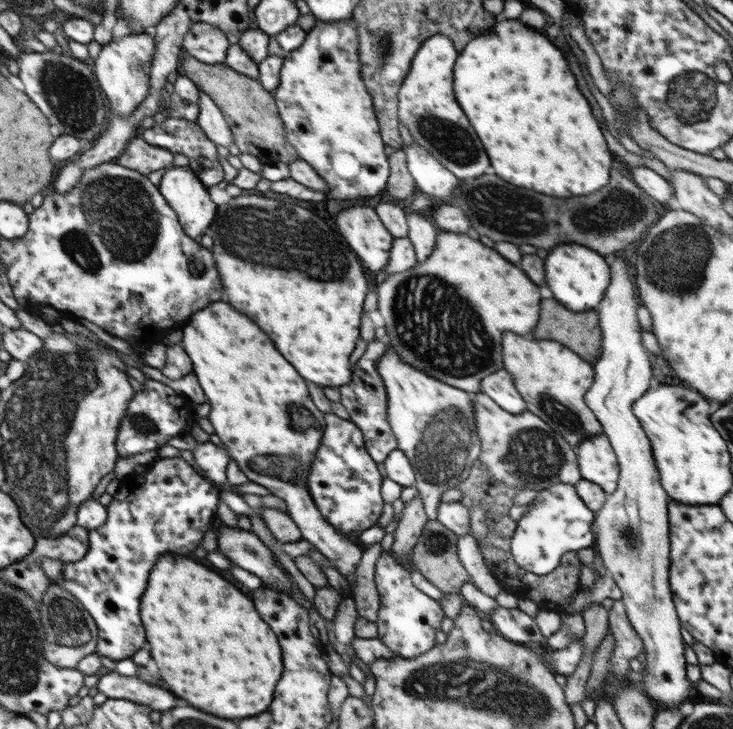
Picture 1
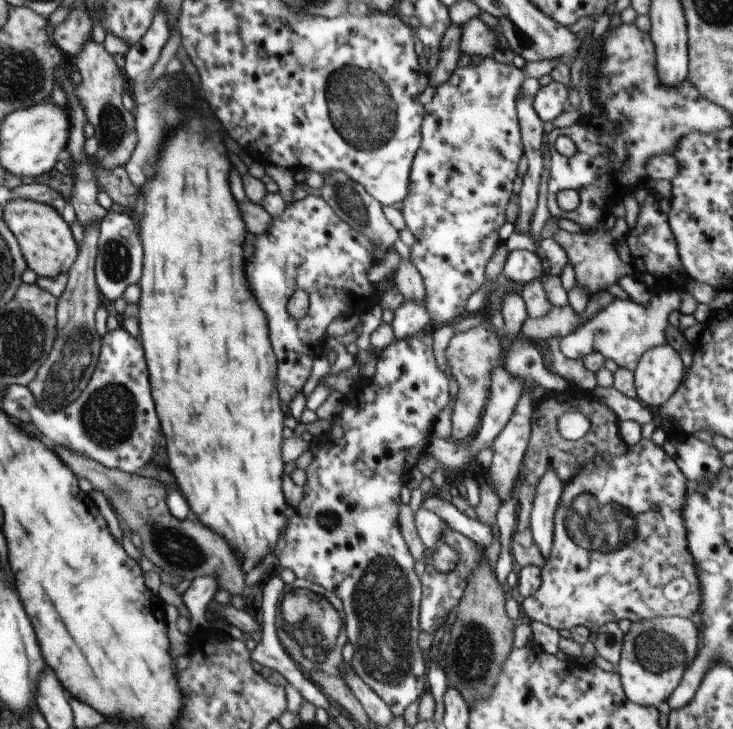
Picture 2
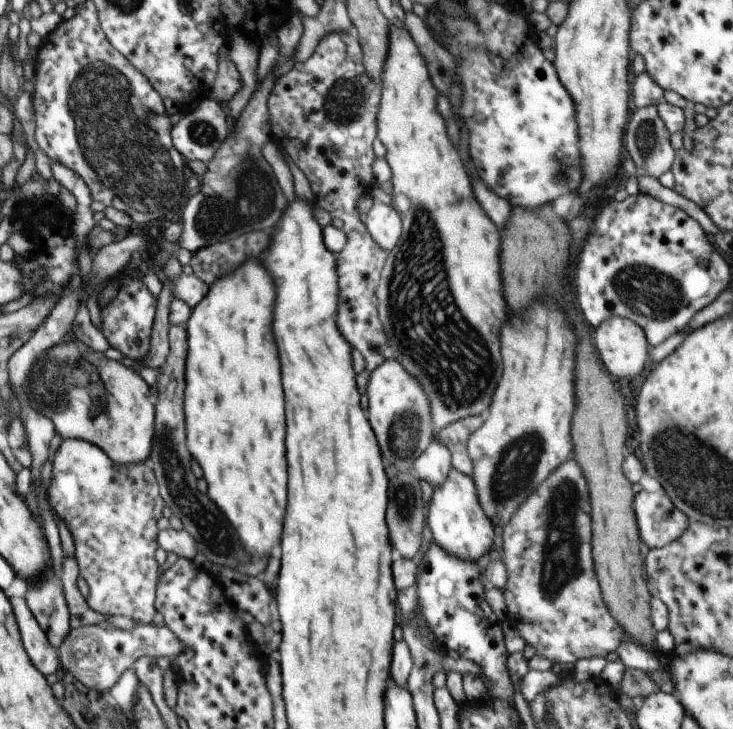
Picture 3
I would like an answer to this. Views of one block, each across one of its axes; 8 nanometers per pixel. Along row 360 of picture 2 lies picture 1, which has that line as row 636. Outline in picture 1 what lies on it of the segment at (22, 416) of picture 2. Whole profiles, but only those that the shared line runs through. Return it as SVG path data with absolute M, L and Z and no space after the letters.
M181 457L161 458L149 466L147 473L140 475L132 472L121 481L121 490L106 507L106 522L89 530L87 554L78 562L64 563L63 577L56 583L52 582L75 596L95 620L99 630L95 653L115 661L130 658L142 648L142 644L146 644L146 634L138 612L142 610L140 600L143 600L149 574L157 559L168 552L192 556L192 550L198 550L198 546L202 546L202 538L210 530L210 520L218 510L220 497L218 490Z

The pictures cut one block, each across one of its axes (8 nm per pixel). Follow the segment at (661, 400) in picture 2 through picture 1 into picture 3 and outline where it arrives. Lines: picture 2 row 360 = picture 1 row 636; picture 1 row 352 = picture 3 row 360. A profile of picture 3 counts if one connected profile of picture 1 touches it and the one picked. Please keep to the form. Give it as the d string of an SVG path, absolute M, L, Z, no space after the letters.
M610 317L600 323L592 332L593 345L606 370L616 378L632 378L640 374L646 366L650 344L645 332L632 320L624 317Z

